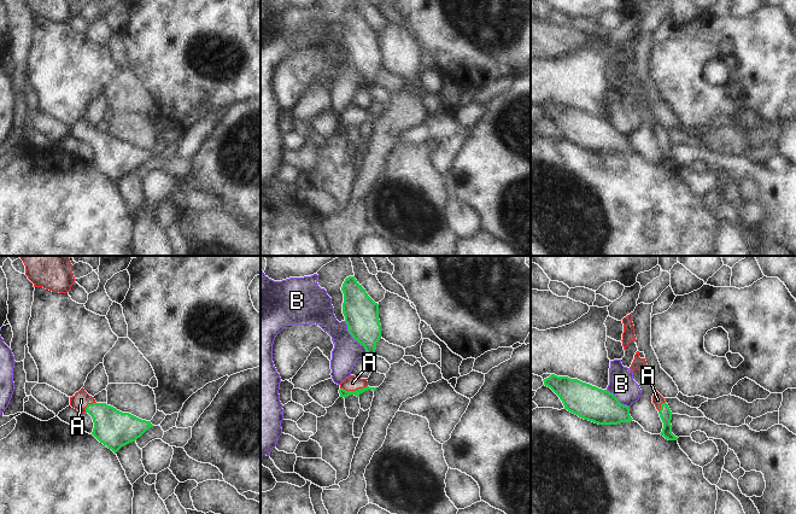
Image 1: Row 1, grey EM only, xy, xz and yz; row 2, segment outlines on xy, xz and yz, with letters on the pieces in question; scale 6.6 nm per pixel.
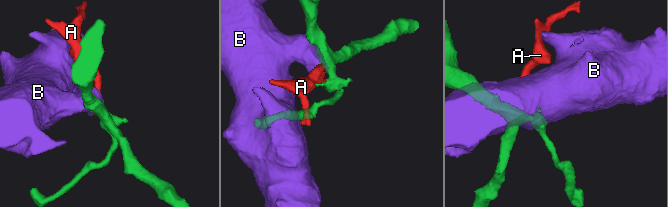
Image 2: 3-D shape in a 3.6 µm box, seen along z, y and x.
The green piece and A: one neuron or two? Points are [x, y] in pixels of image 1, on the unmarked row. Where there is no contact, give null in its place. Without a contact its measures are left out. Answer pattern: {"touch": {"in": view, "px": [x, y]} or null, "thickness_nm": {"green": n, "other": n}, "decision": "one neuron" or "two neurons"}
{"touch": {"in": "xz", "px": [353, 121]}, "thickness_nm": {"green": 50, "other": 100}, "decision": "one neuron"}

